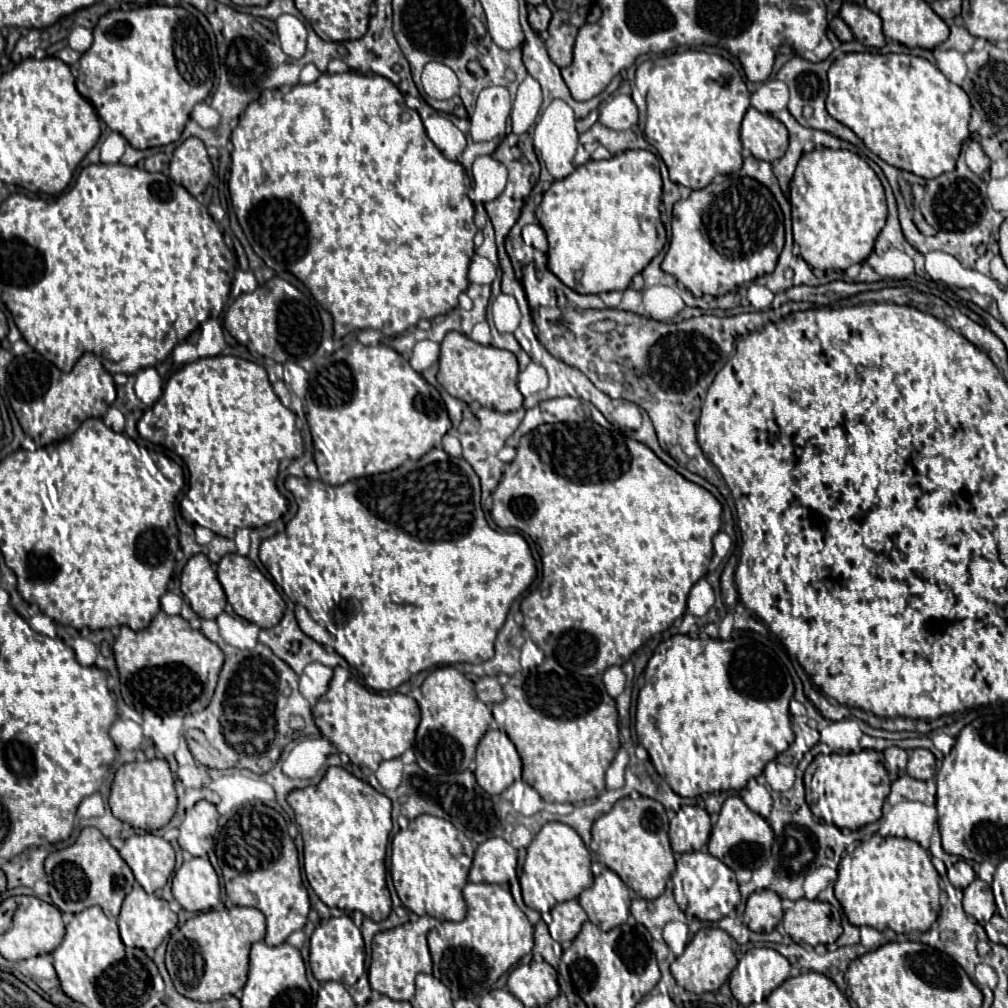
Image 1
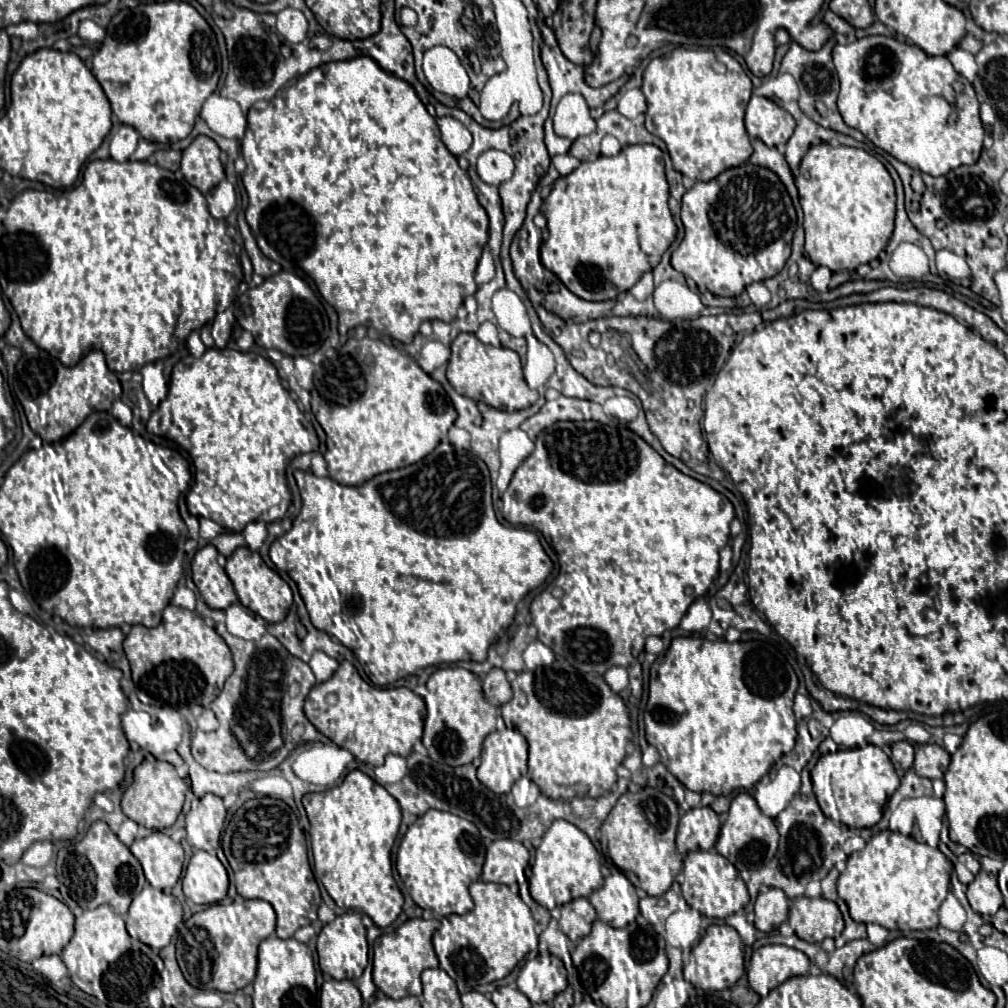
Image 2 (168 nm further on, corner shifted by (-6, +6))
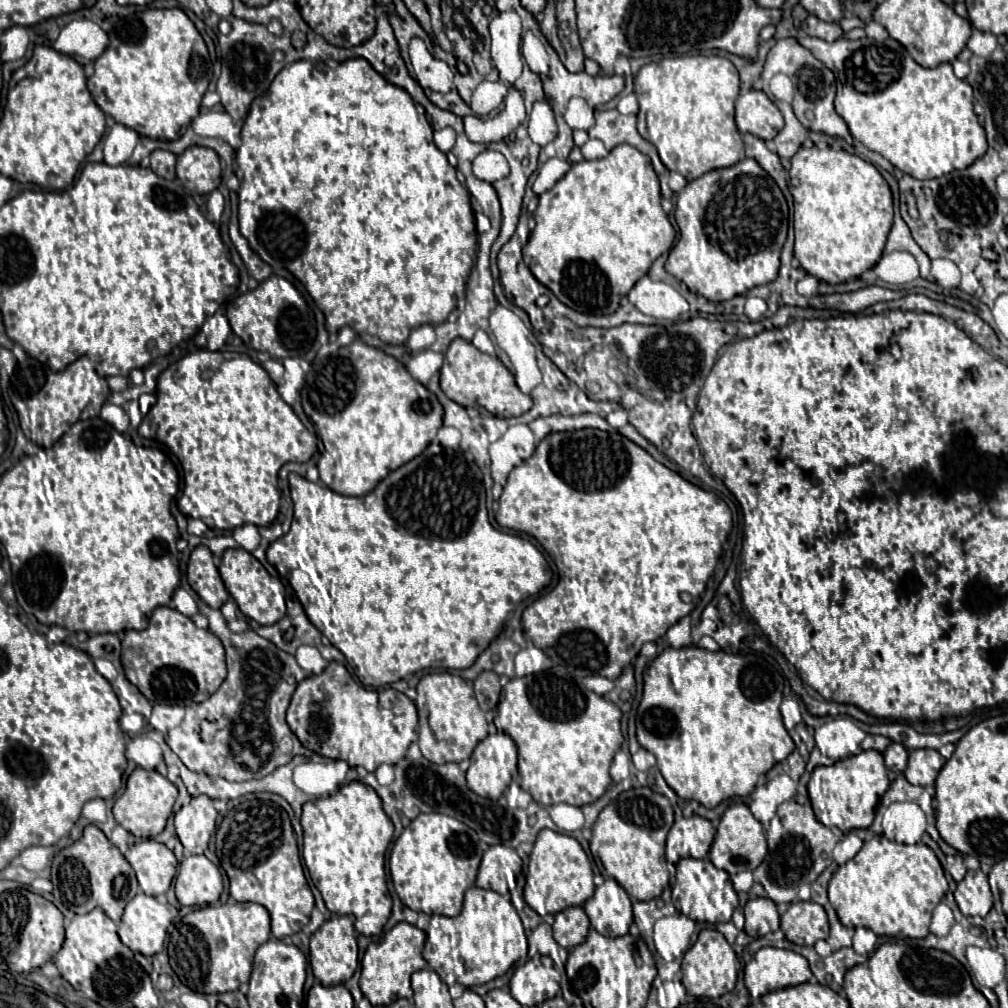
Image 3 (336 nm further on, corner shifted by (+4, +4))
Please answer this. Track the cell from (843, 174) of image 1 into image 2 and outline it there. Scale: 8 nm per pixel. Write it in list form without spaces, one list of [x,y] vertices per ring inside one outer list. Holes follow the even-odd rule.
[[[812,146],[800,162],[800,178],[796,180],[800,192],[800,204],[804,210],[804,232],[806,232],[806,254],[816,266],[826,266],[832,272],[840,270],[856,270],[860,264],[868,264],[878,258],[878,254],[886,248],[892,232],[894,232],[894,216],[896,216],[896,192],[894,182],[886,170],[886,166],[860,148],[848,146]],[[808,172],[810,178],[802,174]]]

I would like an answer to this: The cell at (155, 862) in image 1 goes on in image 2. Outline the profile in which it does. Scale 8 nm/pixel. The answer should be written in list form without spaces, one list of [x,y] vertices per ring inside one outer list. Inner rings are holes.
[[[152,832],[150,836],[136,840],[130,852],[140,860],[146,880],[156,890],[172,890],[182,876],[184,850],[178,842],[162,832]]]

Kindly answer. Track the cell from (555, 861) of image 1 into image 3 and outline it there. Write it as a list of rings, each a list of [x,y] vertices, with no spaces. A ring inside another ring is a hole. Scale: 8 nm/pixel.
[[[544,828],[540,830],[530,854],[524,900],[540,916],[556,914],[568,906],[582,906],[594,894],[593,877],[592,862],[578,840],[568,834]]]

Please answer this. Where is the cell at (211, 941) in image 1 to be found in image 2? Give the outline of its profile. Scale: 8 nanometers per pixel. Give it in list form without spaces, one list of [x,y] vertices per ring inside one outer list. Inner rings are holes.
[[[236,898],[230,904],[214,904],[196,912],[190,920],[182,922],[176,940],[176,956],[184,978],[200,990],[236,992],[250,984],[256,976],[258,946],[264,938],[274,934],[276,914],[272,904],[264,900]]]

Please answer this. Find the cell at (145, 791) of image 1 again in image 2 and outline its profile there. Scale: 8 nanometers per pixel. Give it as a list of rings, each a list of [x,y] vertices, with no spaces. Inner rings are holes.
[[[144,760],[134,770],[134,782],[132,782],[132,786],[128,786],[128,790],[122,796],[122,810],[130,820],[134,820],[140,826],[146,826],[152,830],[164,830],[164,828],[170,828],[176,822],[178,814],[182,812],[186,792],[188,792],[188,786],[176,774],[172,764],[168,764],[168,762],[152,764],[148,760]]]

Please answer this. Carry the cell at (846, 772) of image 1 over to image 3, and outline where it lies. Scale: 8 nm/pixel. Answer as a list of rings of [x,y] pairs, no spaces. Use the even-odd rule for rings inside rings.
[[[864,750],[856,756],[842,758],[832,766],[816,766],[808,782],[808,796],[816,818],[824,826],[840,830],[856,830],[868,828],[872,824],[878,800],[888,790],[888,786],[890,780],[882,754],[876,750]]]

